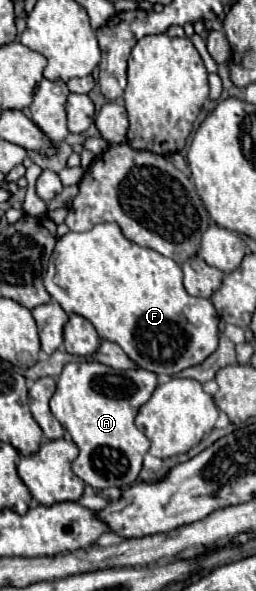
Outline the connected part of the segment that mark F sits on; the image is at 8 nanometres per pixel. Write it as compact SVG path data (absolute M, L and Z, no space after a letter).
M97 224L89 232L67 232L61 236L51 254L43 284L65 312L87 318L103 340L119 344L133 362L159 376L171 376L201 364L217 348L219 318L211 300L189 296L183 288L183 272L179 264L151 248L127 240L117 224Z

